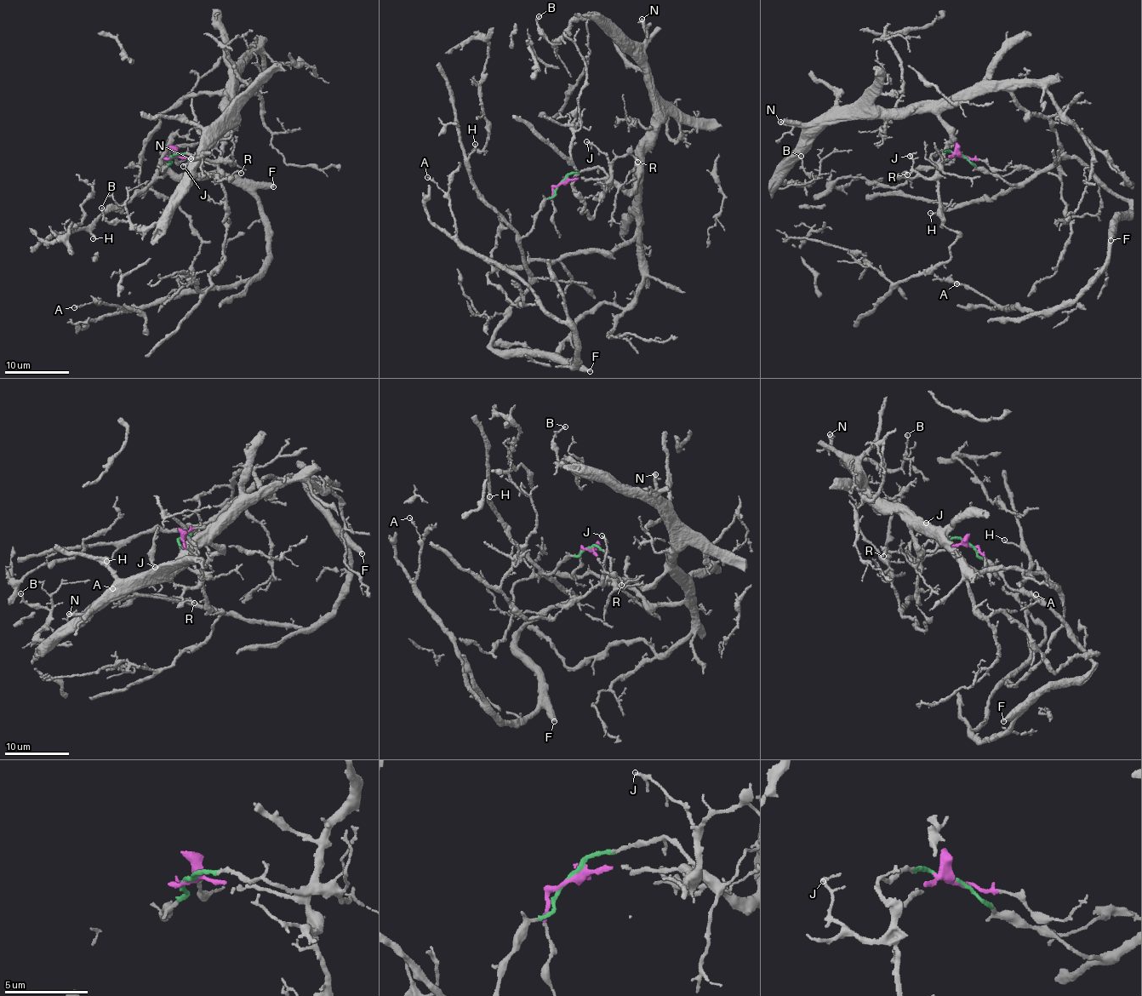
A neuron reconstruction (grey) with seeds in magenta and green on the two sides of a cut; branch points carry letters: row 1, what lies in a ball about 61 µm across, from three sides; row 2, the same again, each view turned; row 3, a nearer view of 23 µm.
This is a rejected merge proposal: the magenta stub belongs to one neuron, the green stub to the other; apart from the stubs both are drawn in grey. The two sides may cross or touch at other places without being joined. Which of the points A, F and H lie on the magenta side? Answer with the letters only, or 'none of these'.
none of these

